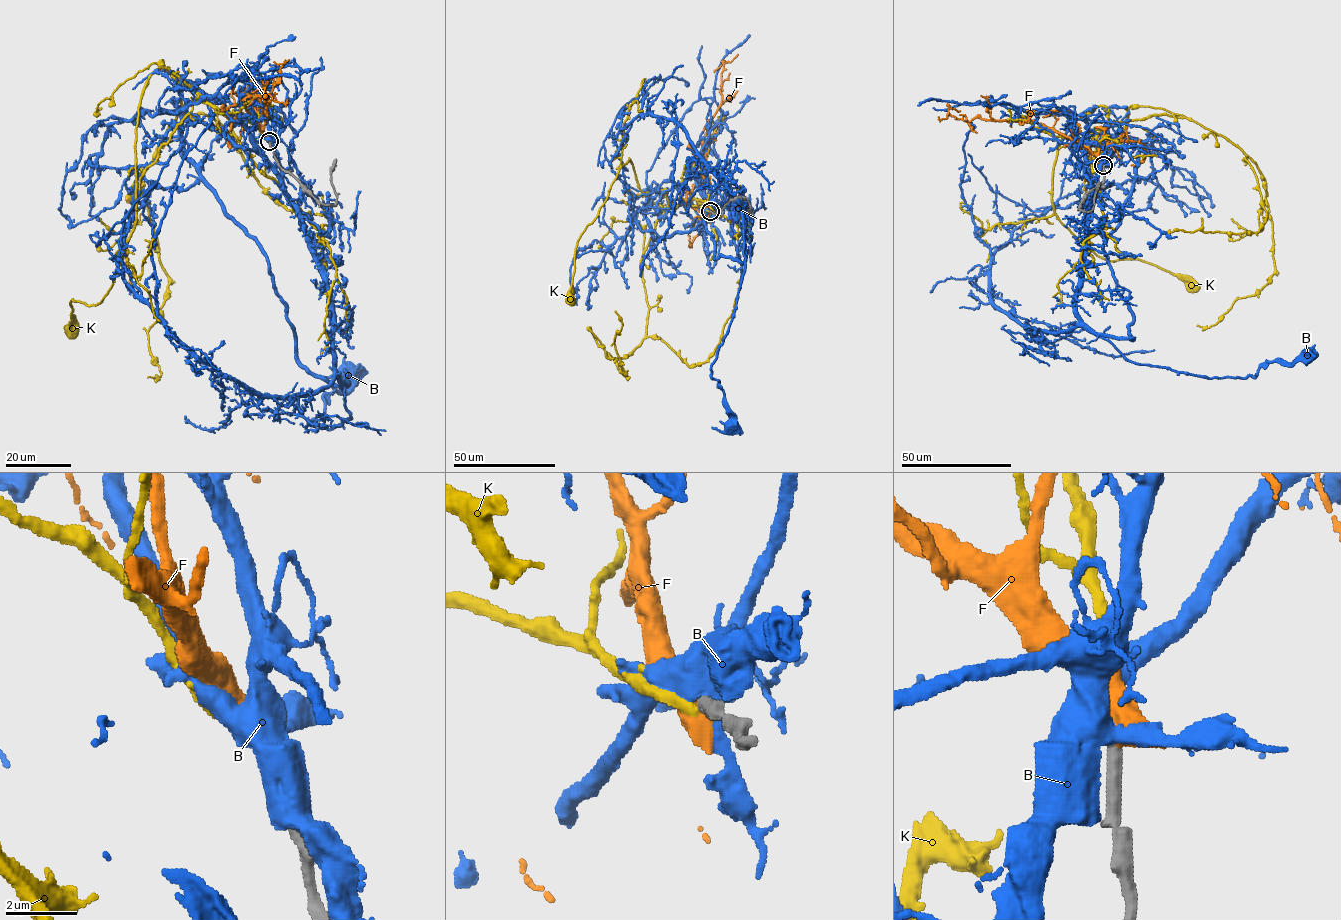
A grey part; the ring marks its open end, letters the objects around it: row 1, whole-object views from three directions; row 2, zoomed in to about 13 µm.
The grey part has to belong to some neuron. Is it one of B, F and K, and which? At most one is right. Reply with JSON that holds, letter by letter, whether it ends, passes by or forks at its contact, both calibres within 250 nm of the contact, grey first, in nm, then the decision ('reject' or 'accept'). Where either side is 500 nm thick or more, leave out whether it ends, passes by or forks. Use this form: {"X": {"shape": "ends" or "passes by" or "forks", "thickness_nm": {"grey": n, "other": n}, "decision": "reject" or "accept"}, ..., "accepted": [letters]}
{"B": {"thickness_nm": {"grey": 360, "other": 550}, "decision": "reject"}, "F": {"shape": "passes by", "thickness_nm": {"grey": 360, "other": 400}, "decision": "reject"}, "K": {"shape": "ends", "thickness_nm": {"grey": 360, "other": 340}, "decision": "reject"}, "accepted": []}

